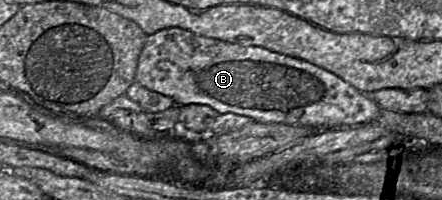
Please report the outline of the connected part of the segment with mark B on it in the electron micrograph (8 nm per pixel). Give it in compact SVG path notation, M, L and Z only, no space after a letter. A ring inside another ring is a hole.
M179 27L147 36L140 53L135 82L168 96L175 105L207 105L219 114L234 113L259 123L301 125L317 130L352 127L375 120L382 108L337 75L304 59L260 46L242 45L197 35Z

